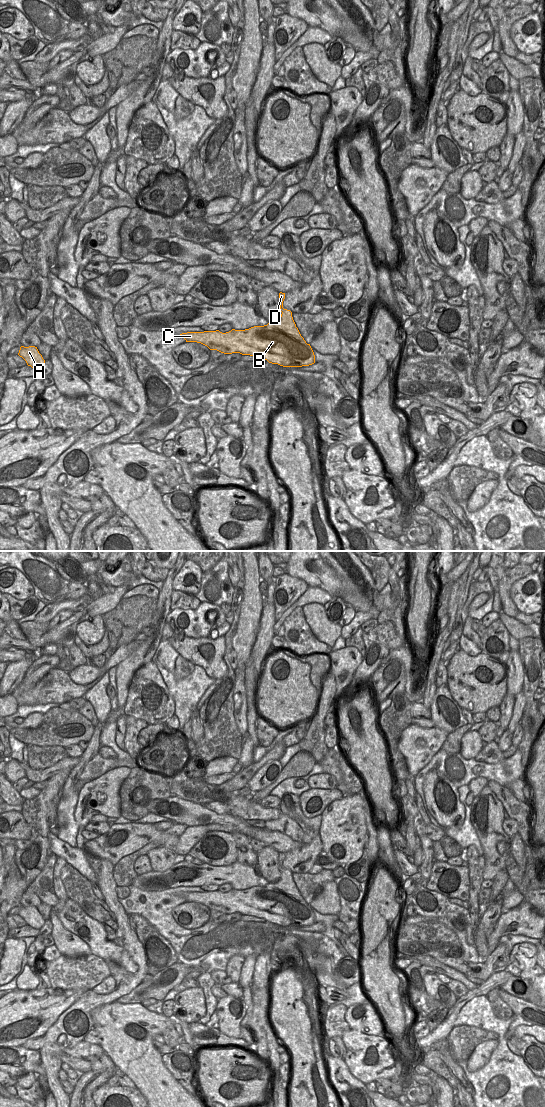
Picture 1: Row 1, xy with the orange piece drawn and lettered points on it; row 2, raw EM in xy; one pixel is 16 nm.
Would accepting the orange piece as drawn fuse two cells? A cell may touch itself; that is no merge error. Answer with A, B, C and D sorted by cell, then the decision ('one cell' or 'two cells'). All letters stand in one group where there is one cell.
A B C D; one cell

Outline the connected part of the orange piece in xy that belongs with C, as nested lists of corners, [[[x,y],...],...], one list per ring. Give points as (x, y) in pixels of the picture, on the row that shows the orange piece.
[[[279,293],[282,312],[277,322],[254,326],[245,330],[232,329],[222,333],[216,331],[182,333],[186,342],[197,342],[210,350],[224,354],[240,353],[263,358],[269,363],[283,367],[302,367],[315,363],[315,355],[301,336],[290,310],[283,308],[285,293]]]

